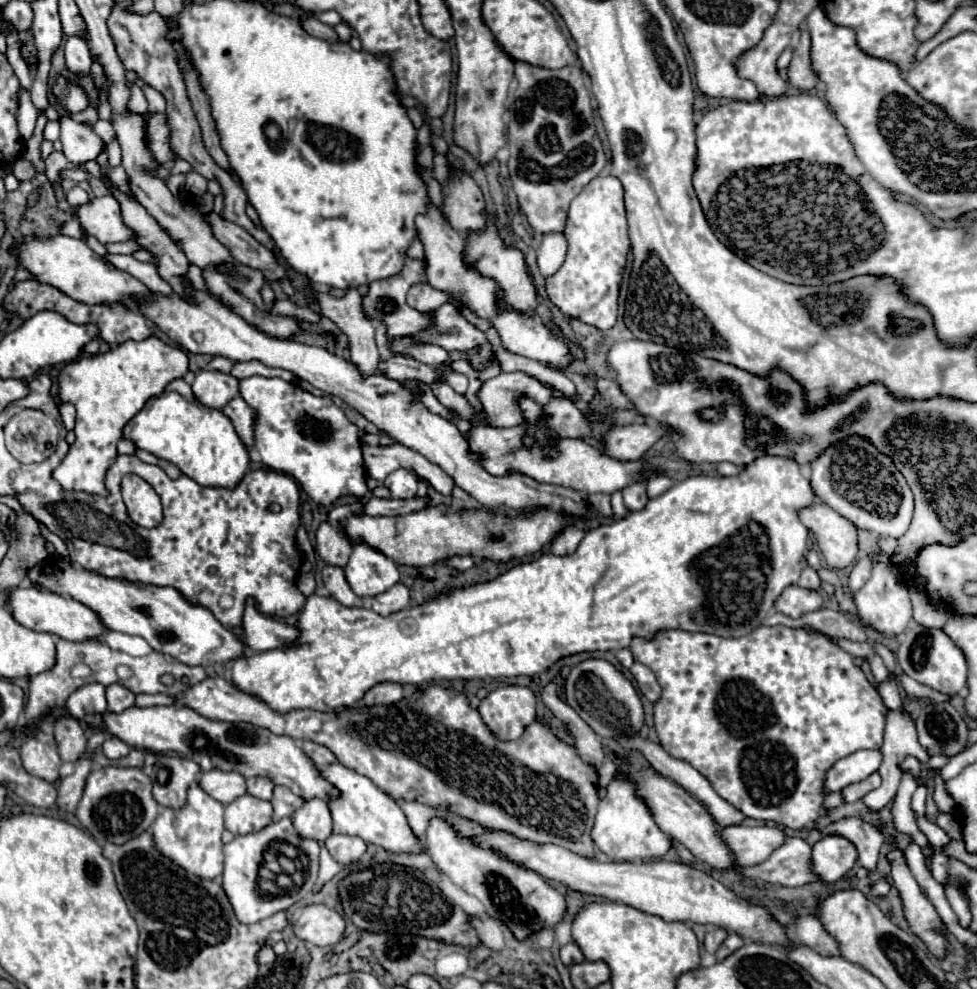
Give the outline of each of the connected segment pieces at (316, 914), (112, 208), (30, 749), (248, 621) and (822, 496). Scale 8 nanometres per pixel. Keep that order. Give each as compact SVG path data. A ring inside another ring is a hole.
M323 904L305 906L301 916L293 922L293 932L299 940L317 944L317 946L333 946L341 940L345 930L345 920L337 910L331 910Z
M111 194L77 206L73 216L87 236L95 236L103 244L125 242L133 238L133 230L123 224L117 200Z
M37 732L35 736L25 740L25 744L21 746L19 752L21 752L23 768L29 774L33 774L45 782L51 782L51 784L59 780L61 758L59 758L53 734Z
M247 606L243 614L243 642L253 652L265 652L285 646L297 638L297 628L275 618L263 616L255 606Z
M847 438L845 442L837 442L837 446L829 446L829 450L811 464L811 488L821 502L851 520L857 528L901 538L911 524L913 494L905 478L889 458L879 454L863 438Z

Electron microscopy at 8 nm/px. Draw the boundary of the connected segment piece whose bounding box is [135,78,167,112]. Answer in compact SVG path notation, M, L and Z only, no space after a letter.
M135 78L135 84L143 90L147 102L149 102L149 112L163 112L167 108L167 100L165 100L165 96L161 92L157 92L149 84L145 84L141 78Z

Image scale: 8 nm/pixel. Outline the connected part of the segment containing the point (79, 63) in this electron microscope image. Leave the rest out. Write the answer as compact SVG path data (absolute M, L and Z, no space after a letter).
M67 38L65 42L65 66L67 72L73 76L85 76L91 68L91 52L87 42L81 42L81 38Z

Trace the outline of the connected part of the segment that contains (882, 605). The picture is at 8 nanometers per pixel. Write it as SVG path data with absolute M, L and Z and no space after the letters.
M879 562L873 568L871 578L865 582L865 586L861 590L857 590L857 594L853 596L853 602L865 624L869 624L873 630L889 634L889 636L903 634L913 616L913 606L909 602L909 590L899 580L899 572L889 562Z

